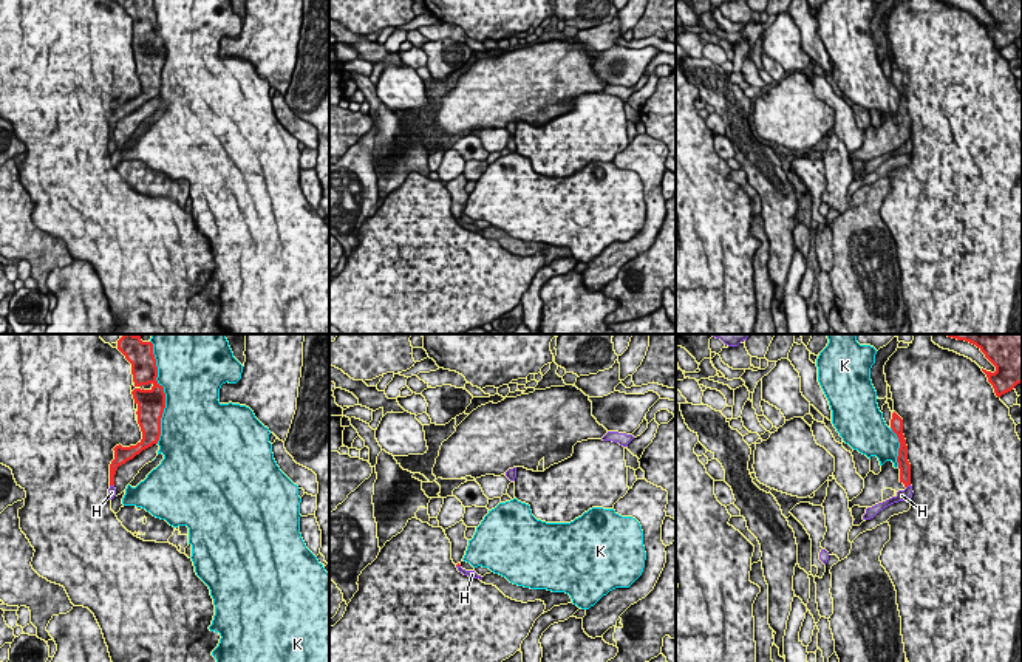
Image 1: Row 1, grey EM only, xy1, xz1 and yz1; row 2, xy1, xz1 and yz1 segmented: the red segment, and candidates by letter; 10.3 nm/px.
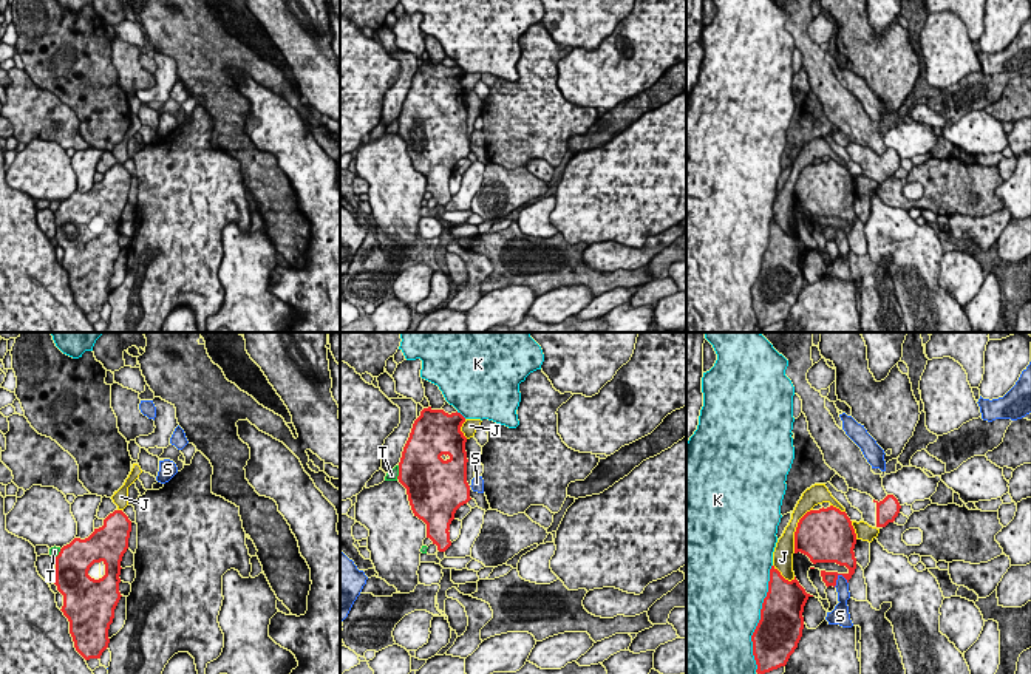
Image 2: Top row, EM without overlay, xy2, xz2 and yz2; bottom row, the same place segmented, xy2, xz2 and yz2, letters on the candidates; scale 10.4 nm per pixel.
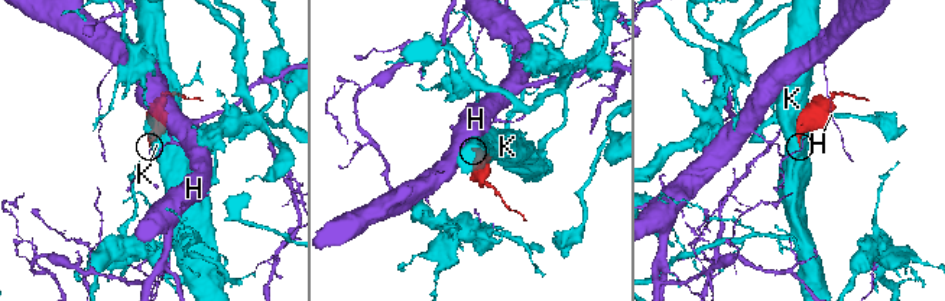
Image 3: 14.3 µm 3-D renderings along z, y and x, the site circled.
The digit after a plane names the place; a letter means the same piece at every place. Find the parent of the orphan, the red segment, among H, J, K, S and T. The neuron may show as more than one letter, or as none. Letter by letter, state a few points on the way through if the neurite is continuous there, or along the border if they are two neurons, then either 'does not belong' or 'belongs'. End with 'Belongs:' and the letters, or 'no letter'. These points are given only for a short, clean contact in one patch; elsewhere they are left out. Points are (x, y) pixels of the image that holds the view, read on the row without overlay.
H: along yz1 (909, 138), (906, 141) | does not belong
J: does not belong
K: does not belong
S: does not belong
T: does not belong
Belongs: no letter

